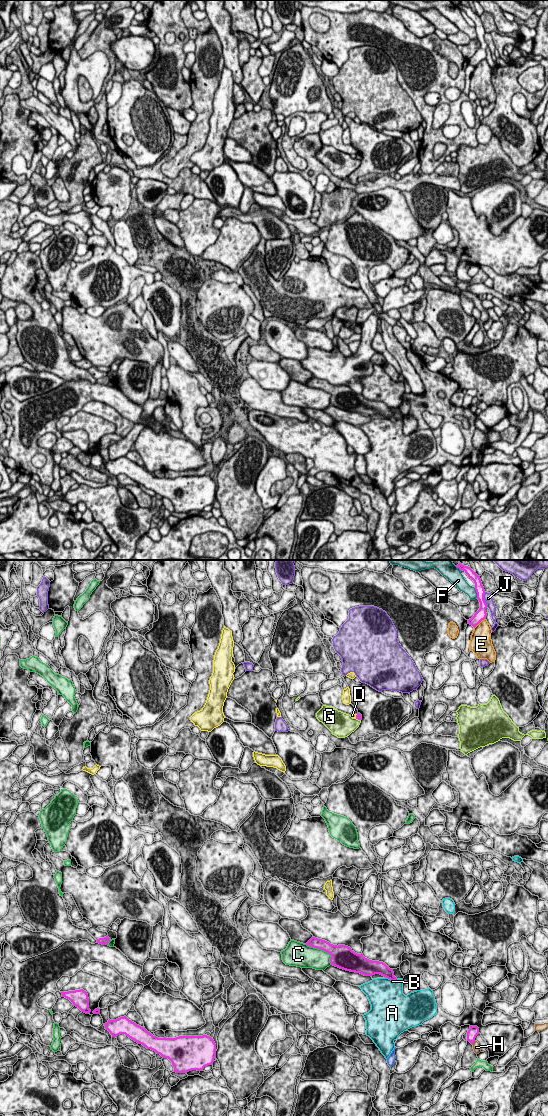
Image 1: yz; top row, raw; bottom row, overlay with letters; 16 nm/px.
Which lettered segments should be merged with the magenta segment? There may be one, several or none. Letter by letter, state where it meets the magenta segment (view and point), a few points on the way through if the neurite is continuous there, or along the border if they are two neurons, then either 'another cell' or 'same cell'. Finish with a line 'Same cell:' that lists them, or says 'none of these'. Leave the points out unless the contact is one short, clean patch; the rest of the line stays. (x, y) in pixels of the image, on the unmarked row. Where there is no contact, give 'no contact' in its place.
A: yz (389, 418) | another cell
B: yz (394, 420) | across yz (383, 409), (394, 420), (392, 421) | same cell
C: yz (322, 389) | another cell
D: yz (356, 156) | another cell
E: yz (479, 62) | another cell
F: yz (476, 32) | another cell
G: yz (358, 159) | another cell
H: yz (473, 482) | another cell
J: yz (483, 39) | another cell
Same cell: B

